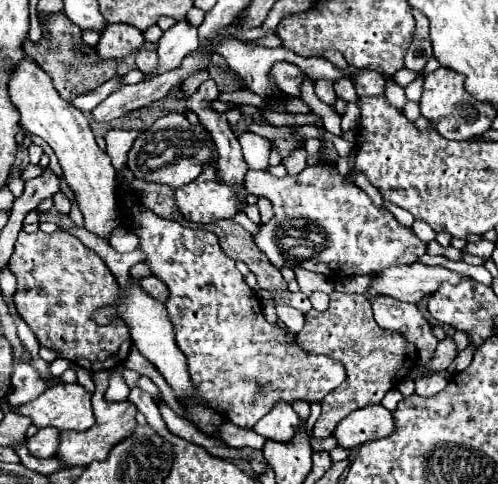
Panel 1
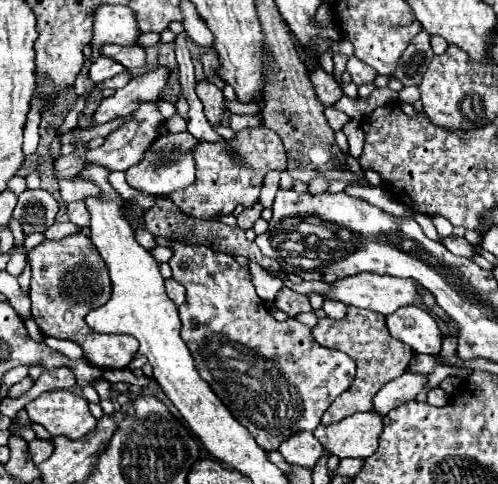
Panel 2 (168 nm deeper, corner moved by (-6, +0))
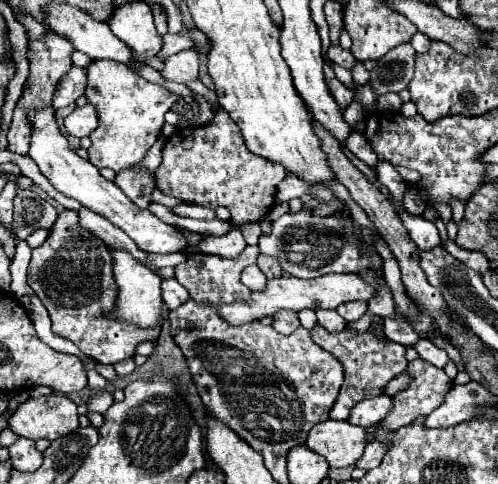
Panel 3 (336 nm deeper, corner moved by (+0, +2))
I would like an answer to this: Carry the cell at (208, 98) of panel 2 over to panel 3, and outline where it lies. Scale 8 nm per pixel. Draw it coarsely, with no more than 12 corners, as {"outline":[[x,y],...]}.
{"outline":[[197,50],[169,56],[161,74],[181,84],[197,80]]}

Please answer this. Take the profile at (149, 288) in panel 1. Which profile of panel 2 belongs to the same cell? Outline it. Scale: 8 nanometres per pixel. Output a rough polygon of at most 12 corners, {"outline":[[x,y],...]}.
{"outline":[[173,278],[165,280],[169,298],[177,306],[185,302],[185,288]]}

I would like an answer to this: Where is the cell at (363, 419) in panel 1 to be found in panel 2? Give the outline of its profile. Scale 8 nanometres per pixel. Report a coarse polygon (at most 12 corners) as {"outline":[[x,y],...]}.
{"outline":[[357,412],[313,434],[339,460],[369,458],[383,418]]}

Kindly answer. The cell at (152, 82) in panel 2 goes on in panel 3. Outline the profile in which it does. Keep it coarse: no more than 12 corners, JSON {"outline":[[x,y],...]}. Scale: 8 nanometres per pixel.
{"outline":[[95,104],[75,108],[65,118],[69,134],[89,136],[99,122]]}

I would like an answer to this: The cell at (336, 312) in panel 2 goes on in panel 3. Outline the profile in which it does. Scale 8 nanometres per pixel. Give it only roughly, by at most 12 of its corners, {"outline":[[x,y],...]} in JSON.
{"outline":[[349,302],[335,312],[347,322],[359,320],[367,312],[365,302]]}

